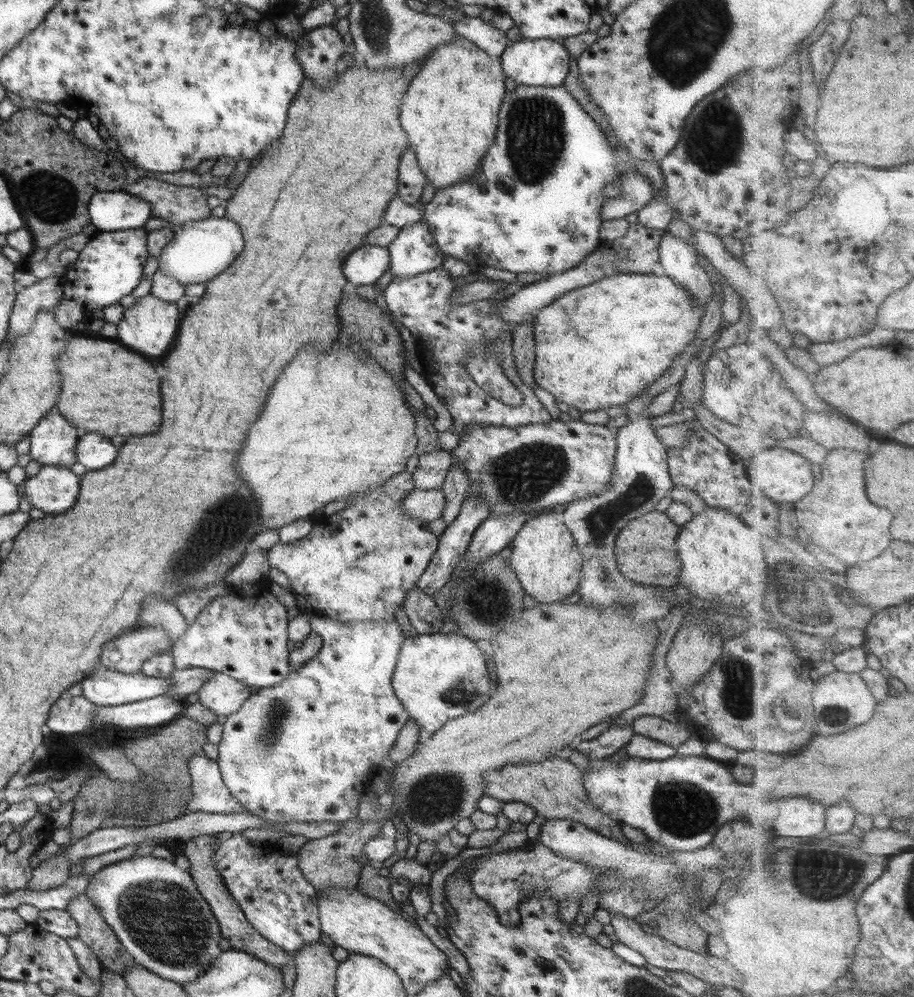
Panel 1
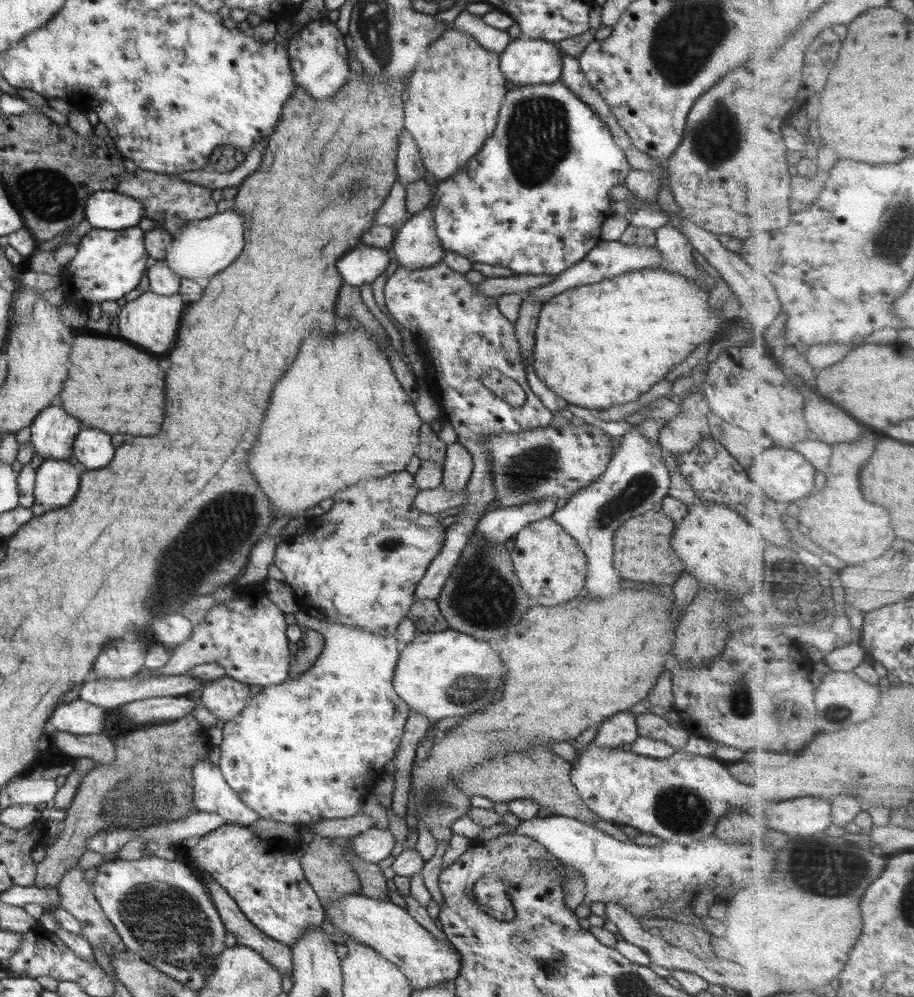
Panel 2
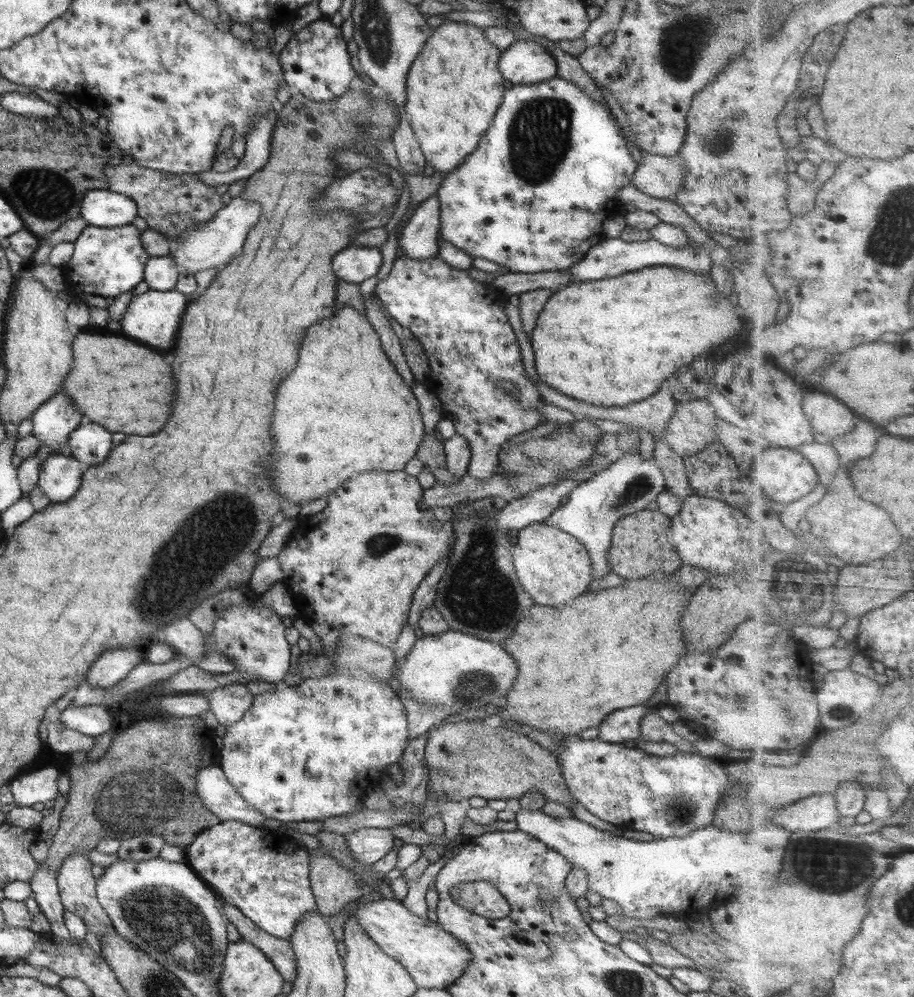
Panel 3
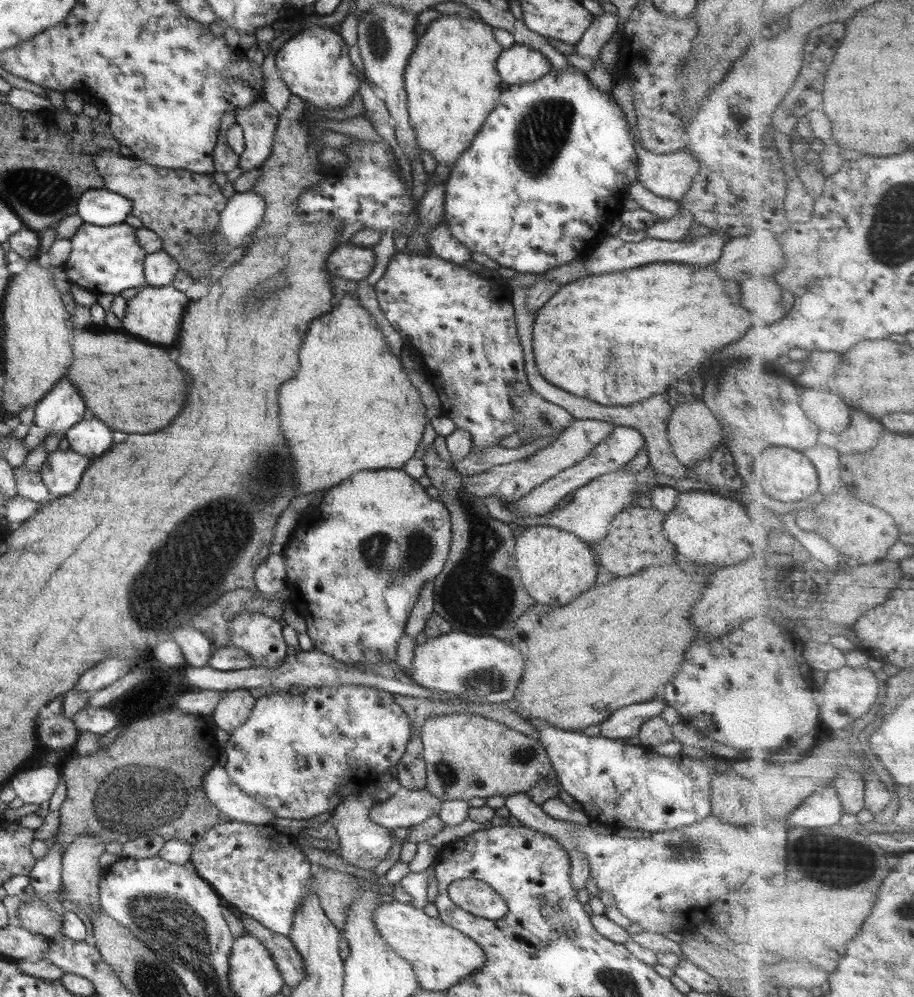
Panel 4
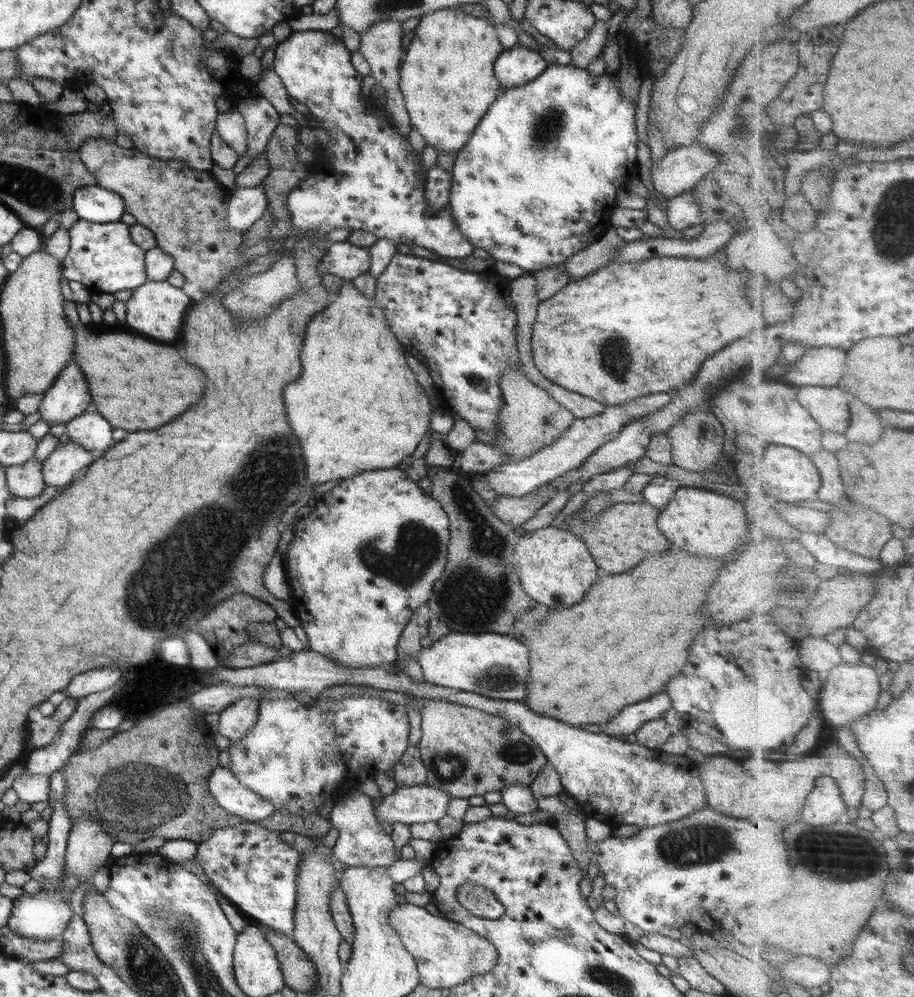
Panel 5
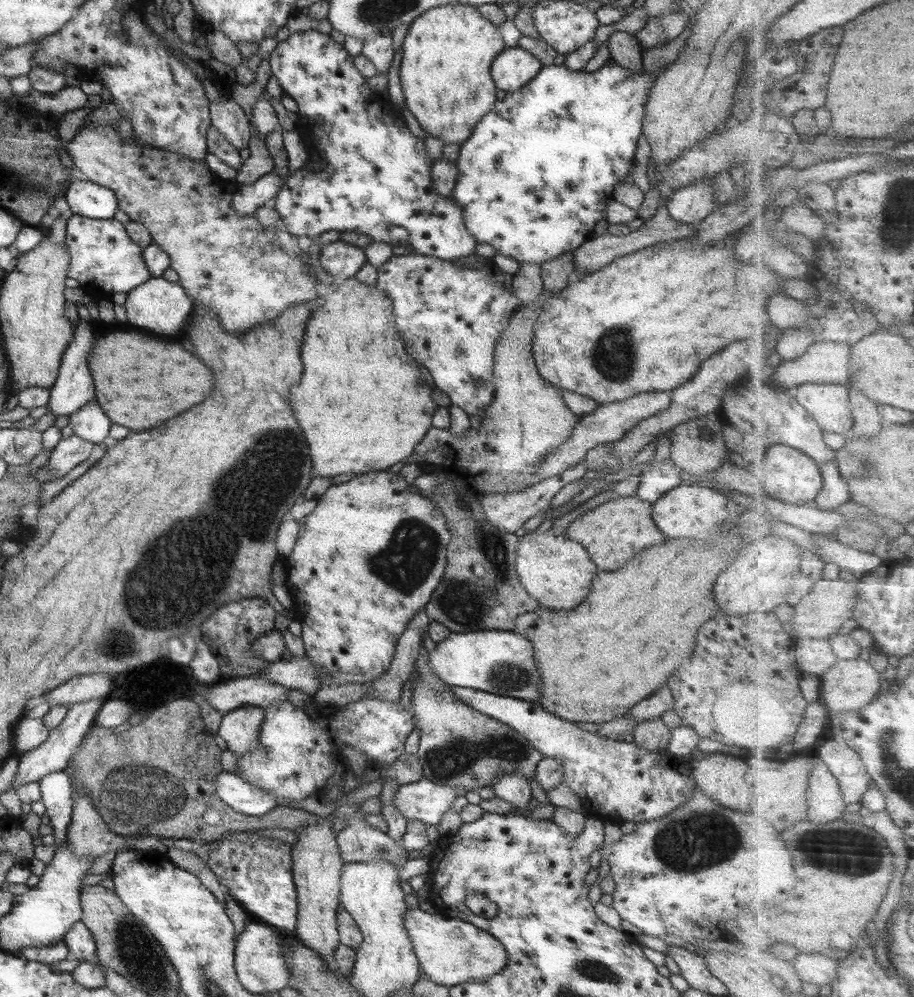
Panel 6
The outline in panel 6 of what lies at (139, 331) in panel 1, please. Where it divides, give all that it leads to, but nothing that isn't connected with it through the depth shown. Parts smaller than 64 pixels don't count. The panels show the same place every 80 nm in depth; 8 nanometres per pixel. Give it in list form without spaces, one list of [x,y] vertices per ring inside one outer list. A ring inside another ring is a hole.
[[[150,277],[140,286],[127,292],[126,307],[128,326],[136,326],[140,330],[150,330],[154,334],[176,334],[185,328],[190,316],[191,298],[178,283],[162,277]]]

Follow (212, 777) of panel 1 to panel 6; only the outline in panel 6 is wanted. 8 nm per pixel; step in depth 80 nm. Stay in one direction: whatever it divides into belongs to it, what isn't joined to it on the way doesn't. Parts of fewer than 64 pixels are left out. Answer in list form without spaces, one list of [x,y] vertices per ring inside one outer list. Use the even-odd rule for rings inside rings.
[[[222,771],[215,780],[219,799],[234,810],[251,817],[261,817],[278,806],[270,793],[245,781],[236,772]]]

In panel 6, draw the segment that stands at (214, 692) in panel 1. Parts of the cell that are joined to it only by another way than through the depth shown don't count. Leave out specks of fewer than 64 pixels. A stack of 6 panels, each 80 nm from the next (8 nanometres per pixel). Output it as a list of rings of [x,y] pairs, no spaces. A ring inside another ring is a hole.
[[[254,706],[239,707],[226,714],[223,714],[217,735],[223,738],[227,744],[227,750],[235,756],[249,754],[259,743],[259,730],[264,722],[264,709]]]

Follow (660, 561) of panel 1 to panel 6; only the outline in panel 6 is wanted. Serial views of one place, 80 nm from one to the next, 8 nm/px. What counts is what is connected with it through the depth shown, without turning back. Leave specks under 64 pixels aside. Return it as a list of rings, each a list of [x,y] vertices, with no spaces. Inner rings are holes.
[[[637,496],[617,497],[576,518],[568,526],[565,535],[574,542],[582,544],[598,568],[612,572],[622,568],[632,556],[636,556],[647,546],[663,543],[667,539],[667,536],[654,524],[651,515],[651,504]]]

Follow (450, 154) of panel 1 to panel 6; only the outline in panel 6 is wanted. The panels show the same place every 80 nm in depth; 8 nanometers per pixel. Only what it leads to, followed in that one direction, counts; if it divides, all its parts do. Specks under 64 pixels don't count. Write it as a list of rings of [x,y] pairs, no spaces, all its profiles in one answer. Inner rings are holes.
[[[454,3],[452,5],[442,5],[436,8],[428,10],[425,14],[422,14],[419,18],[416,18],[411,24],[402,43],[402,60],[400,60],[400,83],[402,84],[402,91],[404,91],[404,99],[408,110],[416,117],[416,120],[421,124],[421,127],[432,136],[438,137],[442,142],[446,144],[458,144],[468,140],[468,137],[472,134],[472,129],[480,122],[483,116],[486,116],[493,110],[494,103],[498,100],[496,97],[496,83],[494,83],[491,77],[491,66],[493,60],[507,47],[498,27],[492,22],[488,22],[485,18],[476,10],[477,8],[472,5],[463,5],[460,3]]]

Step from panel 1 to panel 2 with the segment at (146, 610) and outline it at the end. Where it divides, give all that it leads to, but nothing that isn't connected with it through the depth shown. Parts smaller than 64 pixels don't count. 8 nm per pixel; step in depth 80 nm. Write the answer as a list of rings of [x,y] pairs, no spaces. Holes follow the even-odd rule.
[[[169,612],[151,620],[150,632],[165,647],[178,646],[192,636],[193,625],[182,612]]]

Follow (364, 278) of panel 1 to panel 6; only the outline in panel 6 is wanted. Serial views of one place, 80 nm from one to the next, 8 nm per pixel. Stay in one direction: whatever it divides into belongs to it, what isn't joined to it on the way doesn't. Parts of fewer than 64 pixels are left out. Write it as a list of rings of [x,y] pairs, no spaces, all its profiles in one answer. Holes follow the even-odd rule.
[[[340,240],[324,245],[319,260],[328,274],[333,277],[342,276],[344,279],[354,277],[368,261],[364,249]]]

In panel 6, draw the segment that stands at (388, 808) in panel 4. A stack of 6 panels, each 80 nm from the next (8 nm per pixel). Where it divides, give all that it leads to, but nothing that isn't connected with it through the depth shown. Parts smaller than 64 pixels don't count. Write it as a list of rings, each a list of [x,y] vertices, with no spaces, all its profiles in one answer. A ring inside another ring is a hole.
[[[426,777],[415,783],[399,785],[394,797],[394,806],[404,818],[421,820],[438,829],[444,812],[452,808],[459,795],[453,786],[436,784]]]

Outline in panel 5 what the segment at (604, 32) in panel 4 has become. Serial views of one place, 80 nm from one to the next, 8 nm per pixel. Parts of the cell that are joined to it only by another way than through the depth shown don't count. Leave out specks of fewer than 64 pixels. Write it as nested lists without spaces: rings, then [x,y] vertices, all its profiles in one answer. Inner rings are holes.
[[[596,22],[594,28],[586,35],[586,38],[569,50],[571,64],[576,68],[586,69],[592,60],[598,58],[600,52],[603,52],[609,28],[610,25],[607,22]]]

